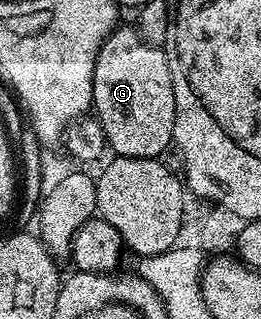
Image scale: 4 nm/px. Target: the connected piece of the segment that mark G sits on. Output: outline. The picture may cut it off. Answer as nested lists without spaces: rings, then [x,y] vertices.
[[[115,26],[113,33],[100,45],[100,53],[96,57],[96,69],[94,70],[94,102],[92,104],[93,114],[96,116],[99,125],[103,129],[106,138],[106,146],[110,151],[114,150],[115,156],[136,157],[137,159],[156,159],[165,156],[166,150],[171,150],[174,142],[174,126],[176,125],[176,97],[172,89],[172,73],[170,72],[170,57],[162,47],[153,47],[142,39],[142,34],[133,26]]]

